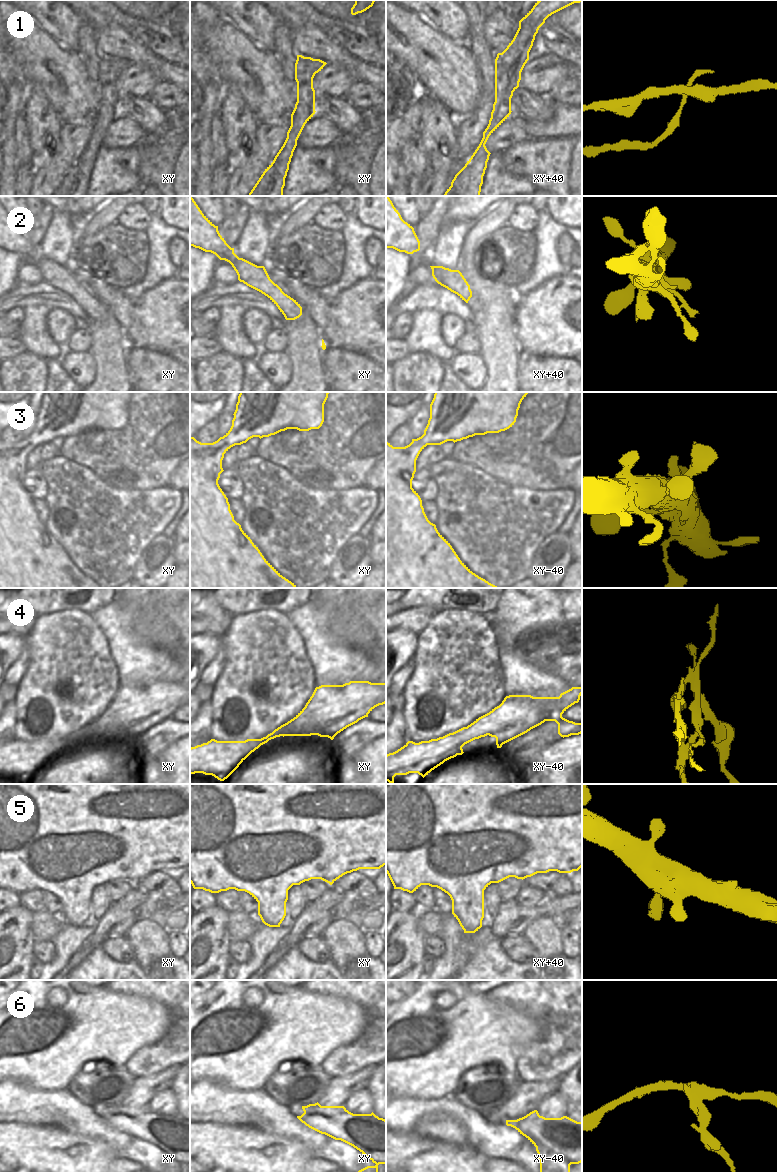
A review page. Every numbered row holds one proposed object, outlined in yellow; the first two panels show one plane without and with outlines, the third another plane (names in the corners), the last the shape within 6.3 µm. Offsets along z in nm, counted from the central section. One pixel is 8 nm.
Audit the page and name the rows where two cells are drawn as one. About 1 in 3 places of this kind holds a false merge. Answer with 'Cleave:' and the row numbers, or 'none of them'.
Cleave: 1, 4, 6

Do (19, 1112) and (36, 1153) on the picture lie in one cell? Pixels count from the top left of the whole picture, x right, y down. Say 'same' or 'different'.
different

